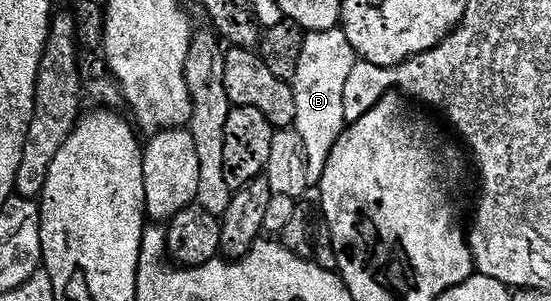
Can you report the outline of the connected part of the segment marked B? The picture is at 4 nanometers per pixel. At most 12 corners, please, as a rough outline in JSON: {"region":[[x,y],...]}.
{"region":[[341,28],[307,32],[292,82],[306,183],[347,128],[357,60]]}

